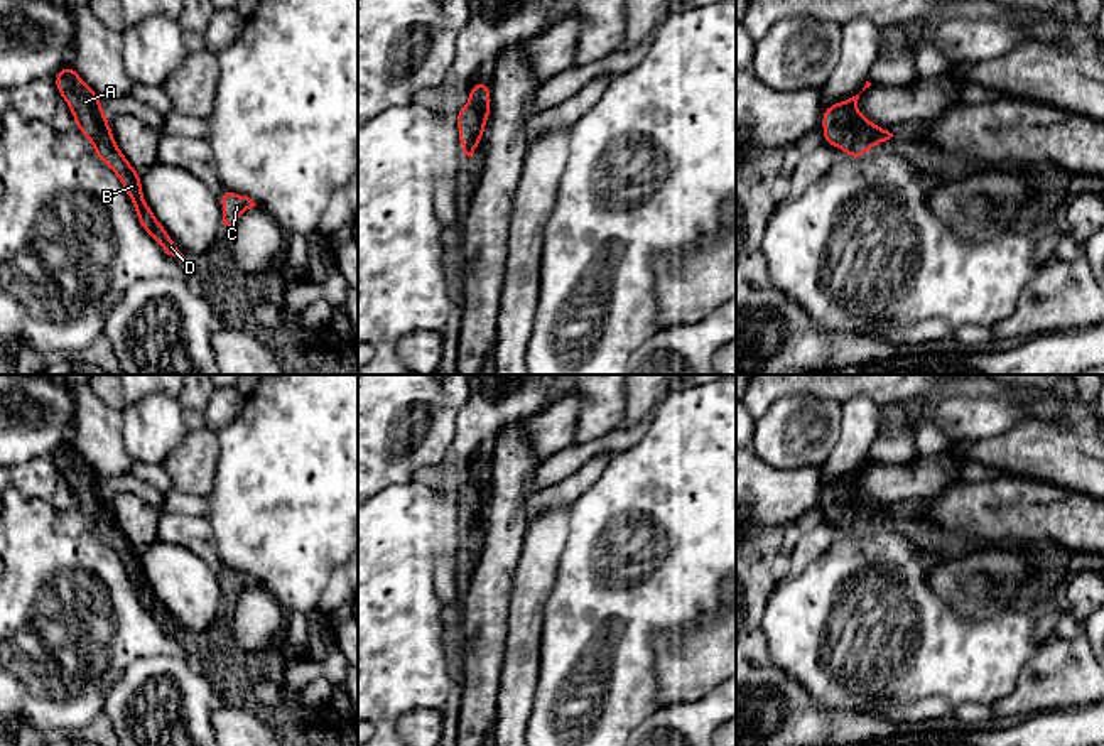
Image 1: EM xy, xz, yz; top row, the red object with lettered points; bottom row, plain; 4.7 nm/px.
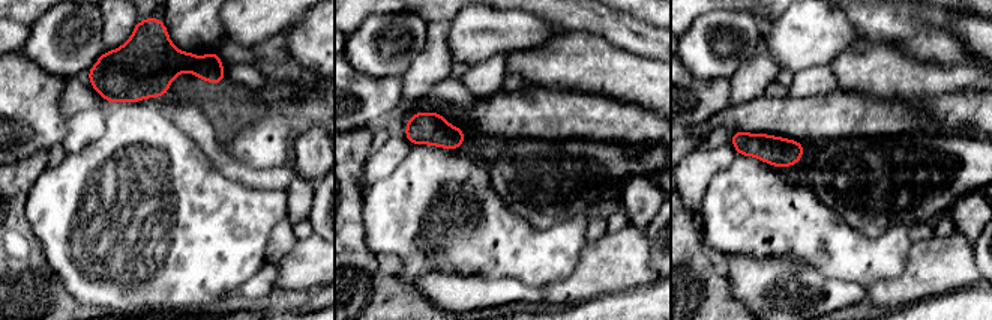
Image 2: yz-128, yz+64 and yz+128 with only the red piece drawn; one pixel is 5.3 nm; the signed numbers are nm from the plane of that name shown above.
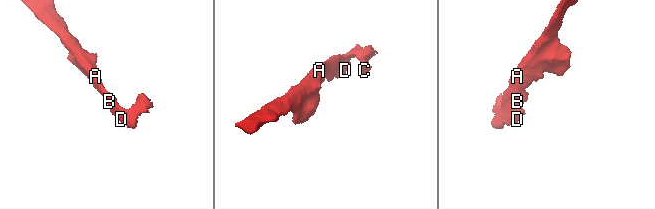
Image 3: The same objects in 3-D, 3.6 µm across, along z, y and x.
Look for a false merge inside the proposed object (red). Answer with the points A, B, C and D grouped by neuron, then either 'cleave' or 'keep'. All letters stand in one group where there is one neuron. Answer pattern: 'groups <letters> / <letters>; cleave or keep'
groups A B C D; keep

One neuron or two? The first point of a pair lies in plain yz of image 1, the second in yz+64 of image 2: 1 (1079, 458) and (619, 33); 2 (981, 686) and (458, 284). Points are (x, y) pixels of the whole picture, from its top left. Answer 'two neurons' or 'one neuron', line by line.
1: two neurons
2: two neurons

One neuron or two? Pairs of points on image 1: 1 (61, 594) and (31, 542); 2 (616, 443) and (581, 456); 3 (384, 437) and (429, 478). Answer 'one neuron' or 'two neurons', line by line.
1: one neuron
2: one neuron
3: two neurons

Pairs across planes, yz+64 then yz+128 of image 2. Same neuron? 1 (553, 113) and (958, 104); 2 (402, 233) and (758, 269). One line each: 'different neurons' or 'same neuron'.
1: different neurons
2: different neurons

